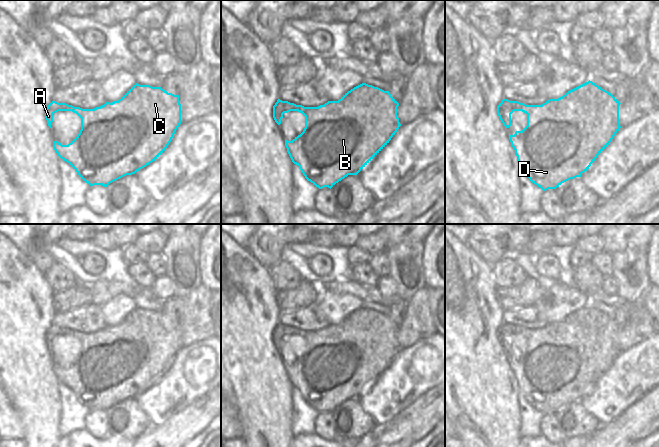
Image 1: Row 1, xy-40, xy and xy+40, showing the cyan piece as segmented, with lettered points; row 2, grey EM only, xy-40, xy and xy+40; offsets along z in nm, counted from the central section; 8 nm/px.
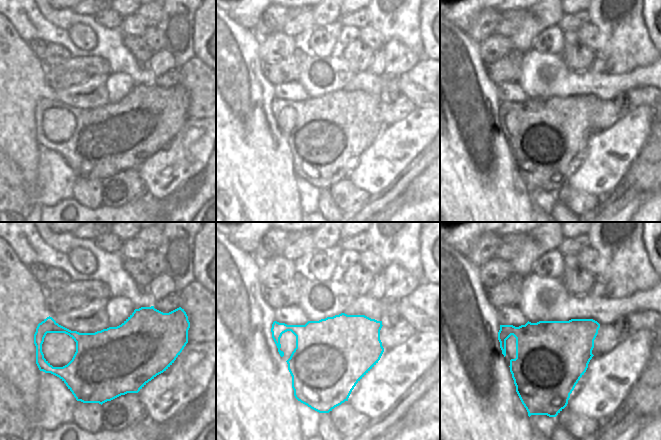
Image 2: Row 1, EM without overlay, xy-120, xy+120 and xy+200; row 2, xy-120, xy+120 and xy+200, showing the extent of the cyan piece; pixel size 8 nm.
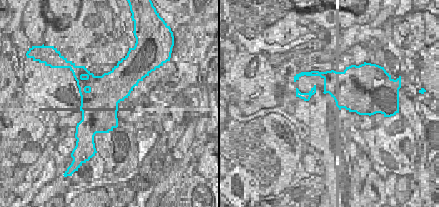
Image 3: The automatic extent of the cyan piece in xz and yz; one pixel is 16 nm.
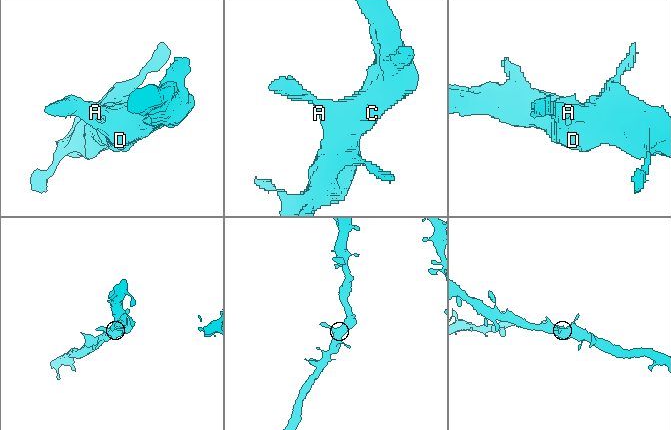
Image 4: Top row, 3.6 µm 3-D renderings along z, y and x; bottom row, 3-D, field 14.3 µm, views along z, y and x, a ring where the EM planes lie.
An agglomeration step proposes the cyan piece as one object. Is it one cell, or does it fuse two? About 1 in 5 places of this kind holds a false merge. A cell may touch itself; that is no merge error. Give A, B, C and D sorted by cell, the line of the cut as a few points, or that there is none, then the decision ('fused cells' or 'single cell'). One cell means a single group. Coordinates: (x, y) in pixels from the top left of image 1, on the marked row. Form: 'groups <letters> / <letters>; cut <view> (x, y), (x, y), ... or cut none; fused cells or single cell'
groups A B C D; cut none; single cell

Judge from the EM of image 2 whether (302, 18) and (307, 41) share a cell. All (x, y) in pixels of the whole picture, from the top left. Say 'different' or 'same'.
different

